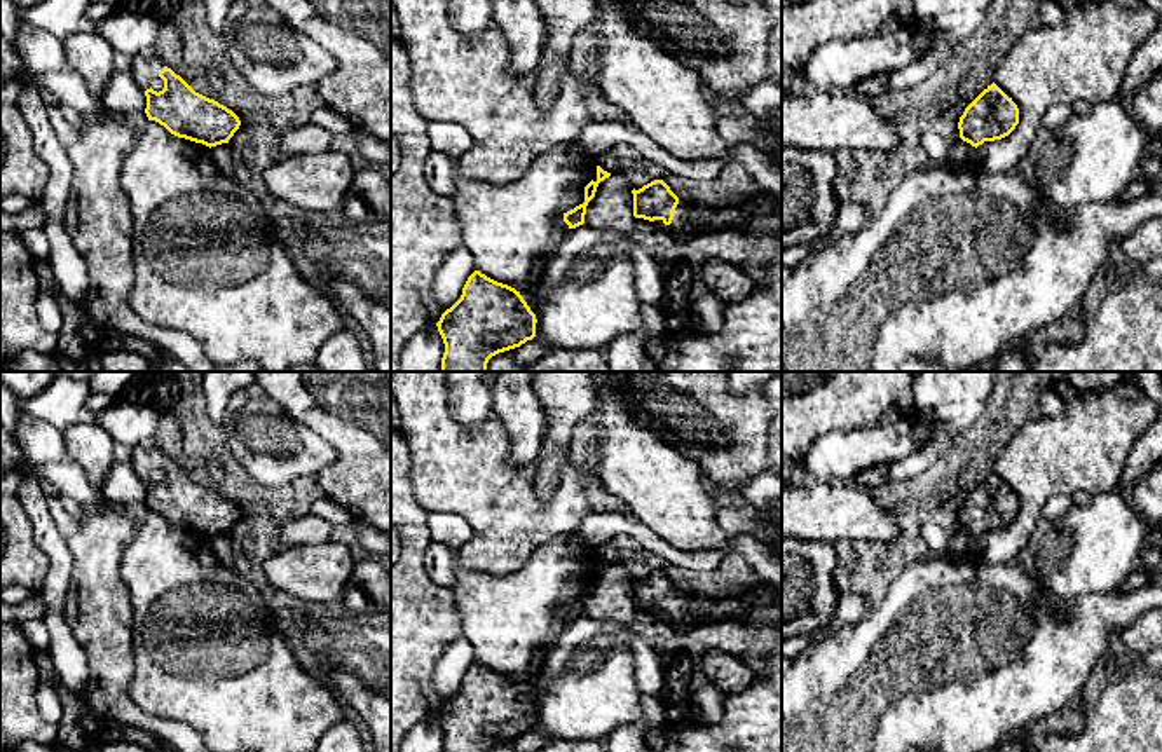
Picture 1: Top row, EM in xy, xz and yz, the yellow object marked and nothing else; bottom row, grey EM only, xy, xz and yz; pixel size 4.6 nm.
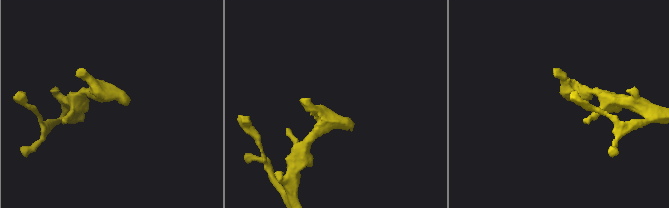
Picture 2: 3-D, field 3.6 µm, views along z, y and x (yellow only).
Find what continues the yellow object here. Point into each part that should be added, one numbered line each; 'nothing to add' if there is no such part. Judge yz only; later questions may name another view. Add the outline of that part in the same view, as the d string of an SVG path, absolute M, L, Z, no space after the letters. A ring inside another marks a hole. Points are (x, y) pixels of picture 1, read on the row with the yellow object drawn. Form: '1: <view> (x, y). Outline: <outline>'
nothing to add

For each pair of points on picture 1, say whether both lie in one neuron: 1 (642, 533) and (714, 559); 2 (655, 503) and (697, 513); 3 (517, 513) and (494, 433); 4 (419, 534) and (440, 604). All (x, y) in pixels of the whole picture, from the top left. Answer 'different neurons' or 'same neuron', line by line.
1: same neuron
2: same neuron
3: same neuron
4: same neuron

